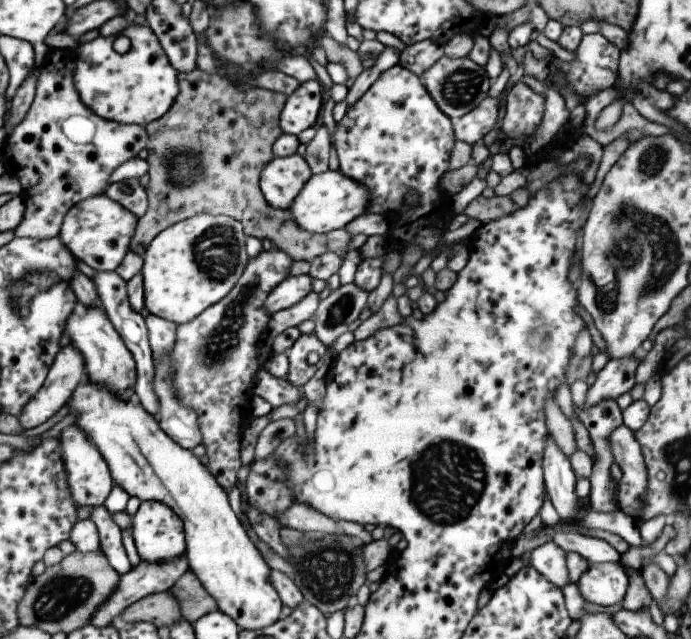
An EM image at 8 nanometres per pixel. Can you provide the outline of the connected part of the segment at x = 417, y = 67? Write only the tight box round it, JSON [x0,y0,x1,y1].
[398,39,444,79]

